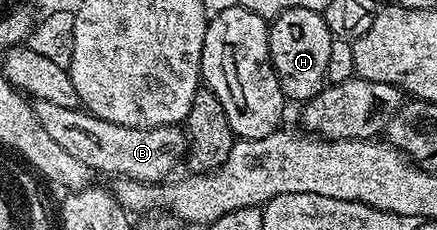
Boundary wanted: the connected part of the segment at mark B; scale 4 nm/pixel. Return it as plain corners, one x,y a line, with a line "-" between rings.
37,100
34,108
42,131
63,147
78,163
86,163
90,171
109,173
112,179
128,177
131,181
160,183
173,176
172,168
181,164
186,152
186,133
180,125
163,125
153,129
131,129
118,123
98,119
83,108
67,109
55,102

